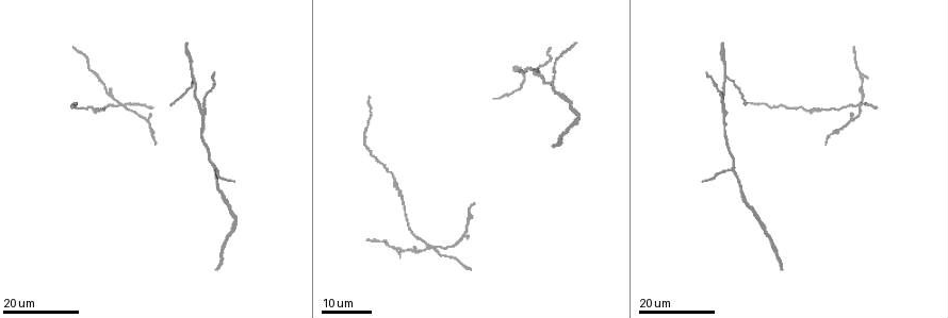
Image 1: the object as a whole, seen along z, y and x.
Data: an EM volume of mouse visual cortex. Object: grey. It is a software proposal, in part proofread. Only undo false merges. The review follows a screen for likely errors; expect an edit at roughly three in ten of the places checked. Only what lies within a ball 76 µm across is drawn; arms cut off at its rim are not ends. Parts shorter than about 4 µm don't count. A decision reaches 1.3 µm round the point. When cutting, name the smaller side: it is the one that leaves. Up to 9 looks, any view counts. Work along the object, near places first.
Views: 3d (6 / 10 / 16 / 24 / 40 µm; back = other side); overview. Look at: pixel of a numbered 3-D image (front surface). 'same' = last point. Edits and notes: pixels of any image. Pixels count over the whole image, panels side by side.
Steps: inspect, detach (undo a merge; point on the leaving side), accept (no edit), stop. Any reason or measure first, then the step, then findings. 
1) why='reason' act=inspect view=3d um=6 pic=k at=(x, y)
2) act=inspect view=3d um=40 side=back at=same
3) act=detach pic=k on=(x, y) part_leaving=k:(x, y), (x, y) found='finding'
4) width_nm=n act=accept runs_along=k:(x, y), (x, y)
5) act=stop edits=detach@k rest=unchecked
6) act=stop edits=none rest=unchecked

act=inspect view=3d um=16 pic=1 at=(412, 252)

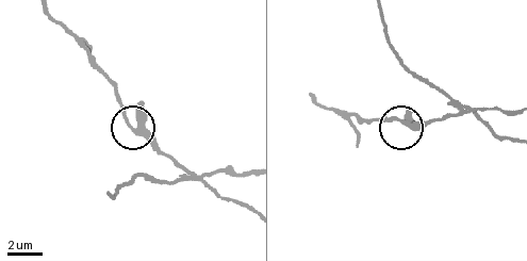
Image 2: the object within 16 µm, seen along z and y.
act=inspect view=3d um=10 pic=2 at=(402, 121)

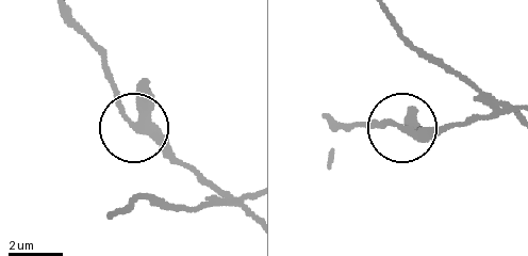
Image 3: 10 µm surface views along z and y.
act=accept runs_along=3:(516, 105), (455, 126), (360, 126) found='continuous, no second cell'

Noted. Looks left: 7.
why='side arm on a straight run' act=inspect view=3d um=24 pic=1 at=(396, 250)

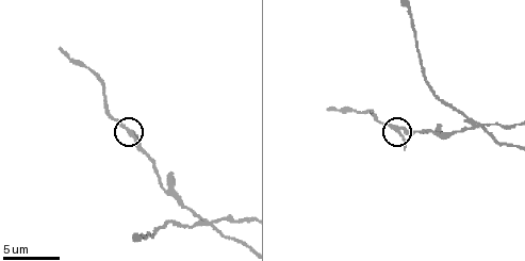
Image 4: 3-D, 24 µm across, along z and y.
act=inspect view=3d um=10 pic=4 at=(395, 126)

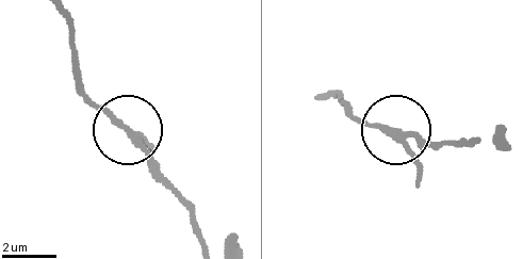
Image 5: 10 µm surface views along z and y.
act=inspect view=3d um=10 side=back pic=5 at=(124, 128)

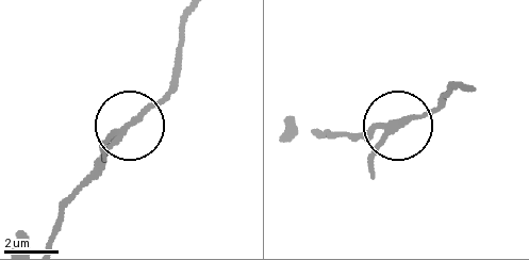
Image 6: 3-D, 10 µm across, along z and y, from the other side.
act=accept runs_along=6:(50, 239), (82, 177), (176, 83) found='continuous, no second cell'

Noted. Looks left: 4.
act=inspect view=3d um=16 pic=1 at=(726, 110)

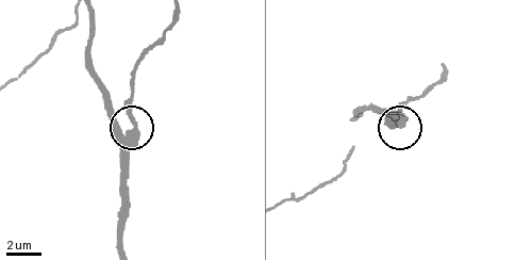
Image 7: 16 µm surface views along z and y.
act=inspect view=3d um=6 pic=7 at=(135, 132)

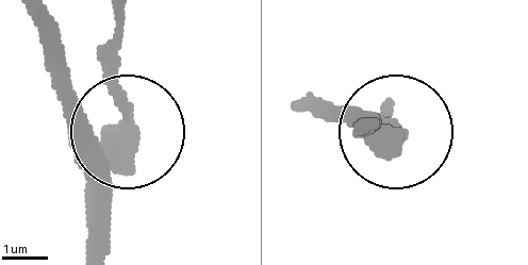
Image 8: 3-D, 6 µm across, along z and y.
act=detach pic=8 on=(120, 110) part_leaving=8:(100, 166), (124, 113), (112, 21) found='a second cell is stuck on'

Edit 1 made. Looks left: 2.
act=stop edits=detach@8 rest=unchecked

